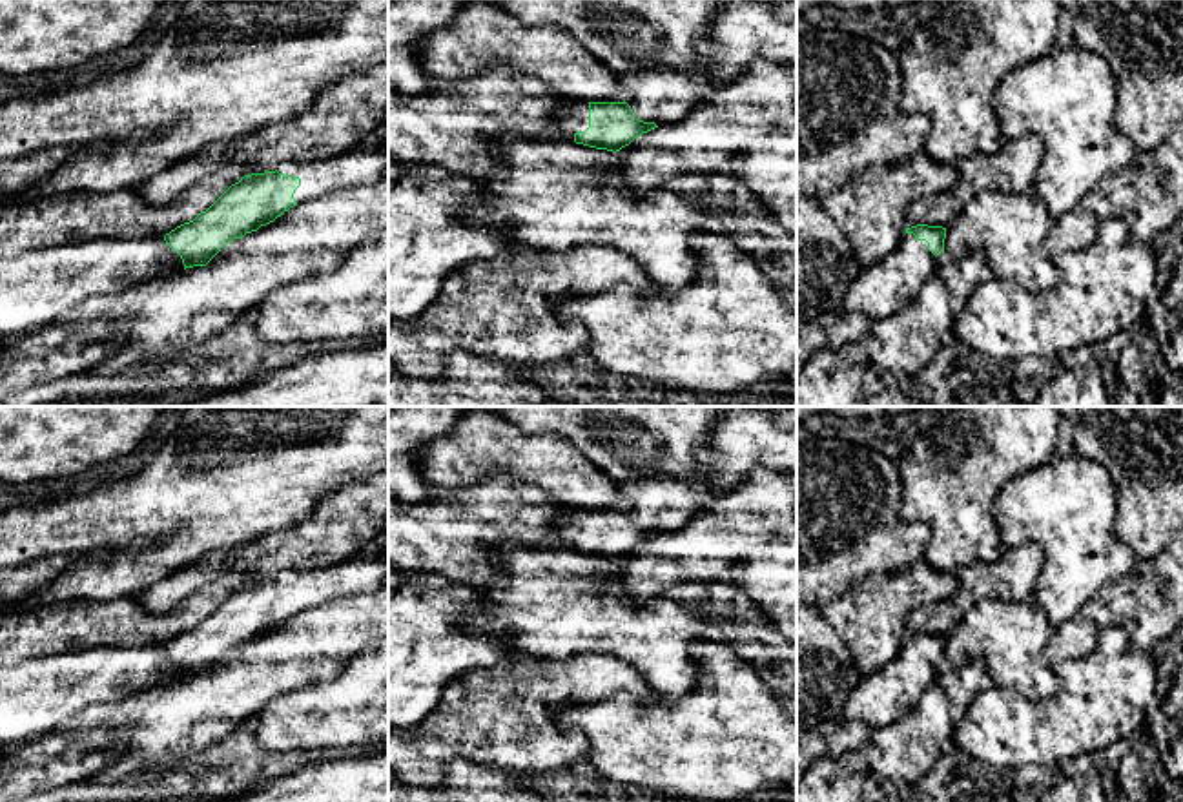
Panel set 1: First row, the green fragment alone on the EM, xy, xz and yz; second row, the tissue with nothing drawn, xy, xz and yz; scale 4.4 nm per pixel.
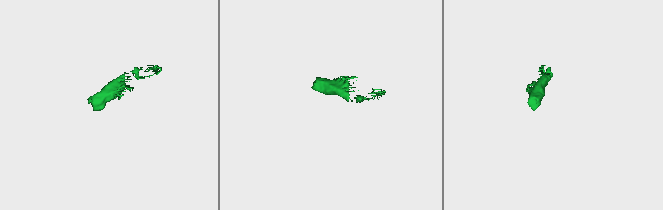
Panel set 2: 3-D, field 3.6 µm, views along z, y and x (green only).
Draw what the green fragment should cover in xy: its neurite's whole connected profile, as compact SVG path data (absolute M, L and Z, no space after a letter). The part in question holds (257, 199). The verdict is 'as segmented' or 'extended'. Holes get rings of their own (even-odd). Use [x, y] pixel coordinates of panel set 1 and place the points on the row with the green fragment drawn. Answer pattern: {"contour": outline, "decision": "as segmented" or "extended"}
{"contour": "M355 148L319 164L284 164L275 171L244 175L206 211L164 235L166 244L182 259L184 270L206 266L228 242L273 222L290 208L343 188L368 186L388 173L388 155L381 149Z", "decision": "extended"}

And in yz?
{"contour": "M917 224L906 228L899 248L882 262L864 268L849 284L842 310L864 314L869 321L880 321L895 315L908 303L917 299L922 284L935 272L935 257L944 252L946 228Z", "decision": "extended"}

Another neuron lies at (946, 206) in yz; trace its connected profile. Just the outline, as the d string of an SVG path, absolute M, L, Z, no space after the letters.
M1030 133L992 155L979 153L957 164L955 186L937 197L921 197L908 208L906 228L917 224L948 228L962 206L984 190L1034 191L1044 157L1044 142Z

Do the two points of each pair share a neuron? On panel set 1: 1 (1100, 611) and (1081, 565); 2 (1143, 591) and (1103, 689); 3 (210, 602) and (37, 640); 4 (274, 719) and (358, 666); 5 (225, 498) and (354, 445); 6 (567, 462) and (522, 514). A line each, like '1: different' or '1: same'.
1: different
2: different
3: same
4: same
5: same
6: different

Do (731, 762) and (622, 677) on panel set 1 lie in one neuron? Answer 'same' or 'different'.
different

